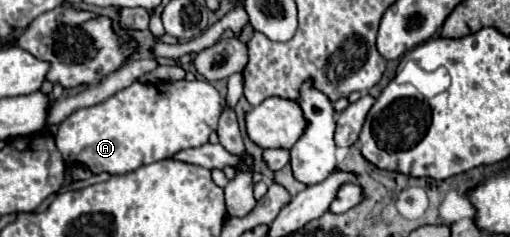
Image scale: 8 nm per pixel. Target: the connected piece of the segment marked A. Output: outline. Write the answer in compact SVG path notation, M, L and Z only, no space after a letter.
M204 79L174 83L132 83L100 105L78 109L56 133L56 147L68 165L84 165L92 173L130 173L142 165L168 159L180 149L208 143L222 113L220 93Z

